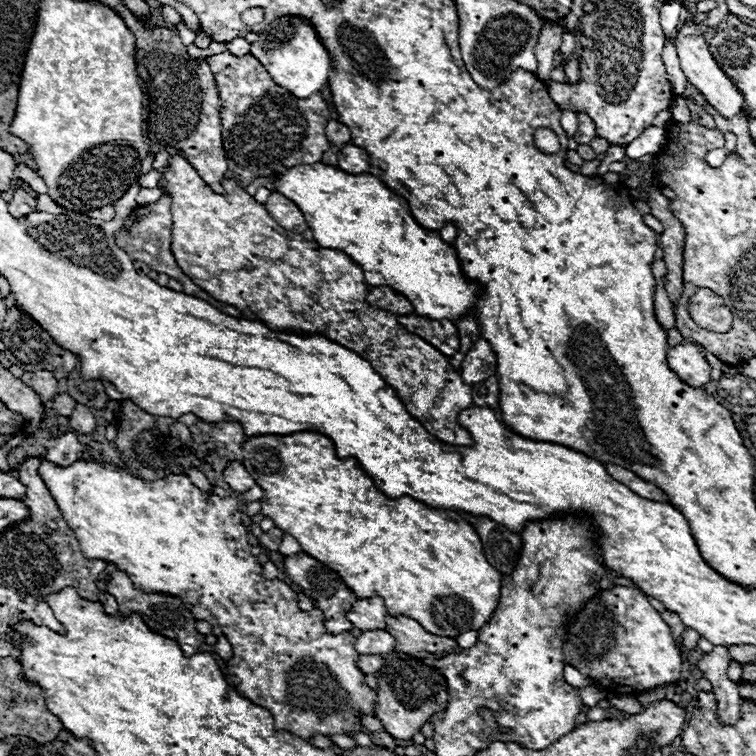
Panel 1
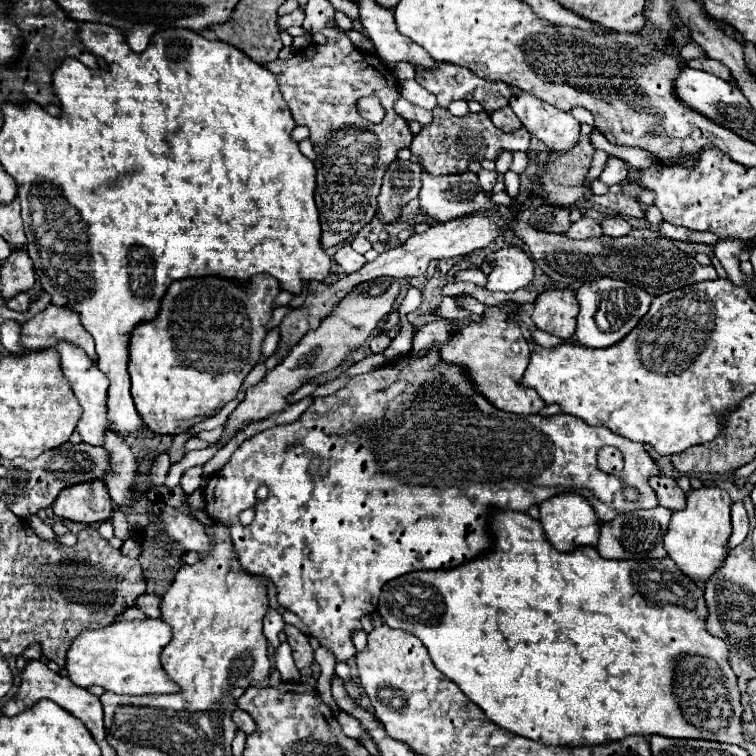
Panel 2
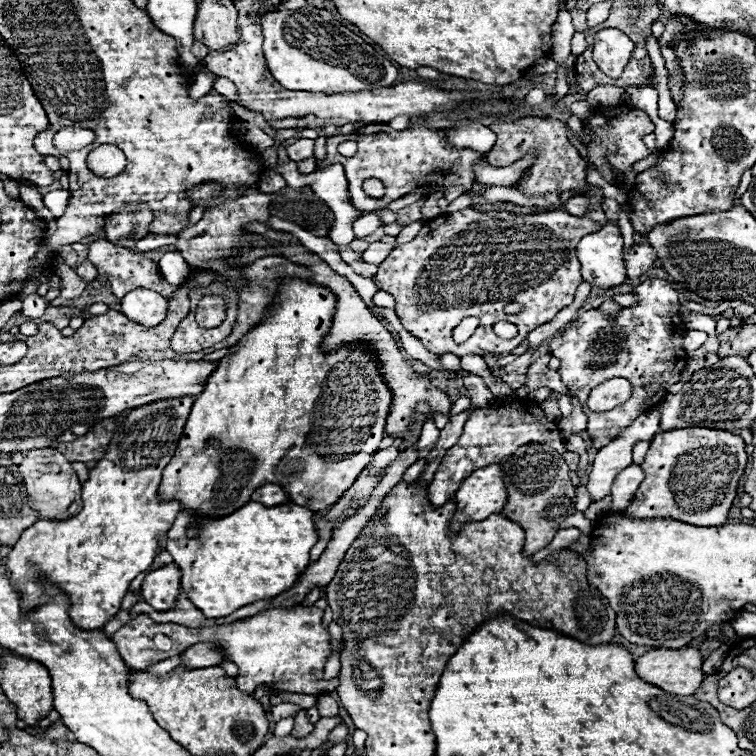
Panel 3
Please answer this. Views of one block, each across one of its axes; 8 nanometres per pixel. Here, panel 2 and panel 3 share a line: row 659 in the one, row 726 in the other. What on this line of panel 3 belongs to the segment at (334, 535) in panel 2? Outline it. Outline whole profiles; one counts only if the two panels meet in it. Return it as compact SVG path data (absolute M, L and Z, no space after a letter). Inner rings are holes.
M338 724L334 730L330 730L328 742L332 742L332 744L342 744L342 742L348 742L348 736L350 736L348 726L346 726L346 724Z

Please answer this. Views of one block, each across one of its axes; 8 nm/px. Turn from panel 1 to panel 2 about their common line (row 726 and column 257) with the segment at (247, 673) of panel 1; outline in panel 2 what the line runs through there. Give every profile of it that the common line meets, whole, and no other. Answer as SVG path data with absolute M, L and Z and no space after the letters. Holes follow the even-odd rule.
M266 274L254 276L248 288L216 276L172 282L158 318L136 326L130 340L134 406L154 434L186 432L236 398L244 378L260 362L264 326L278 292L280 284ZM184 346L208 346L208 352Z

